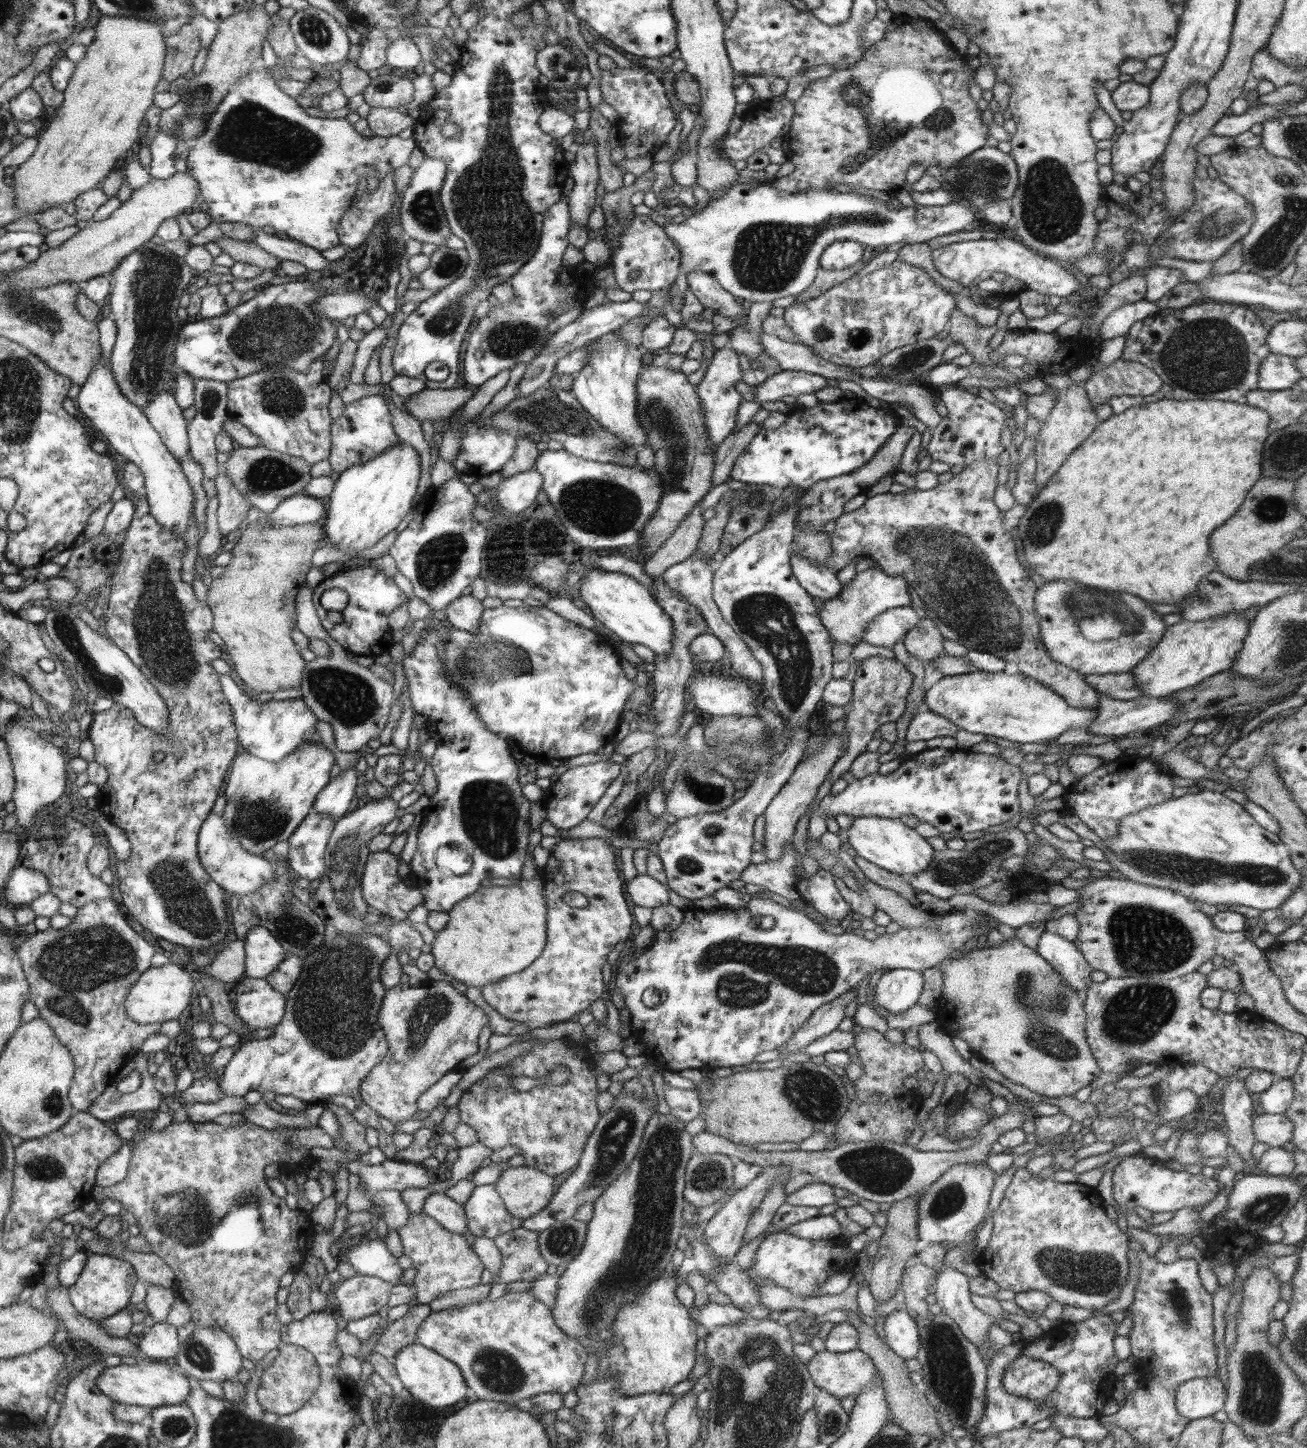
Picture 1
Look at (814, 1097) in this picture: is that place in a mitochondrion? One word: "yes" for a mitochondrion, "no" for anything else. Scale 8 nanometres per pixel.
yes

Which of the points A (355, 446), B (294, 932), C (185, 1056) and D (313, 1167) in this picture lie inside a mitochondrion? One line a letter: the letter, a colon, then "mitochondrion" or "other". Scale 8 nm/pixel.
A: other
B: mitochondrion
C: other
D: other

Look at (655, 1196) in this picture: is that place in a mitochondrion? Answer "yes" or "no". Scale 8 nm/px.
yes

